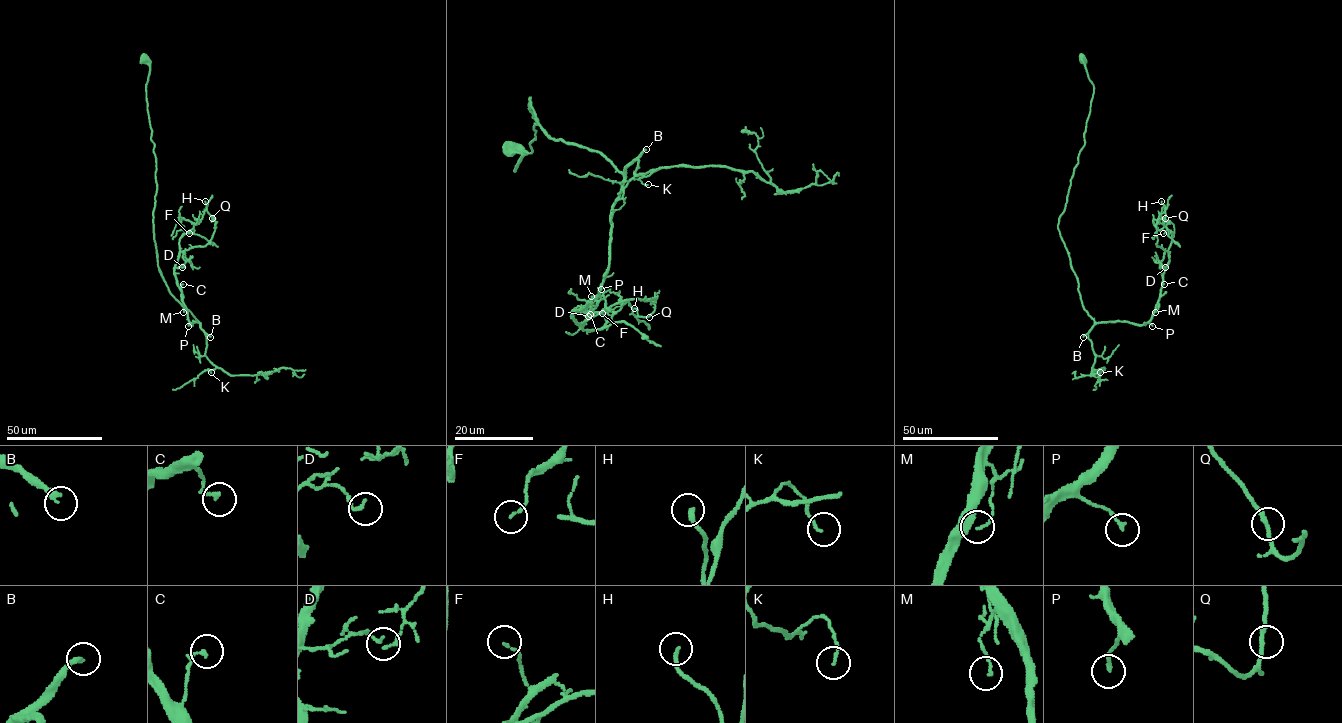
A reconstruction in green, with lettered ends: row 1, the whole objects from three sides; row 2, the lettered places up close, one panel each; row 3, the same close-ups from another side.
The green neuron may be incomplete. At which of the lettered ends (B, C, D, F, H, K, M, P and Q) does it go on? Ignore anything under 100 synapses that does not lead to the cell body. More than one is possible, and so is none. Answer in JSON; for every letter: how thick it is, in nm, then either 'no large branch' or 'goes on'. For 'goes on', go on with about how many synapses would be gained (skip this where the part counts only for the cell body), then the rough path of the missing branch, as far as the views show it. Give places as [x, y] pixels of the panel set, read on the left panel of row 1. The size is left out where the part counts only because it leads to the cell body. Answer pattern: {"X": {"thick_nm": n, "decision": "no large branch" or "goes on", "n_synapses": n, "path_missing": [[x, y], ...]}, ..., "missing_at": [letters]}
{"B": {"thick_nm": 240, "decision": "goes on", "n_synapses": 450, "path_missing": [[210, 337], [247, 346], [279, 345], [295, 360], [333, 355], [352, 334], [362, 334], [357, 329], [349, 333]]}, "C": {"thick_nm": 150, "decision": "no large branch"}, "D": {"thick_nm": 140, "decision": "no large branch"}, "F": {"thick_nm": 110, "decision": "no large branch"}, "H": {"thick_nm": 170, "decision": "no large branch"}, "K": {"thick_nm": 100, "decision": "no large branch"}, "M": {"thick_nm": 100, "decision": "no large branch"}, "P": {"thick_nm": 170, "decision": "no large branch"}, "Q": {"thick_nm": 170, "decision": "no large branch"}, "missing_at": ["B"]}

